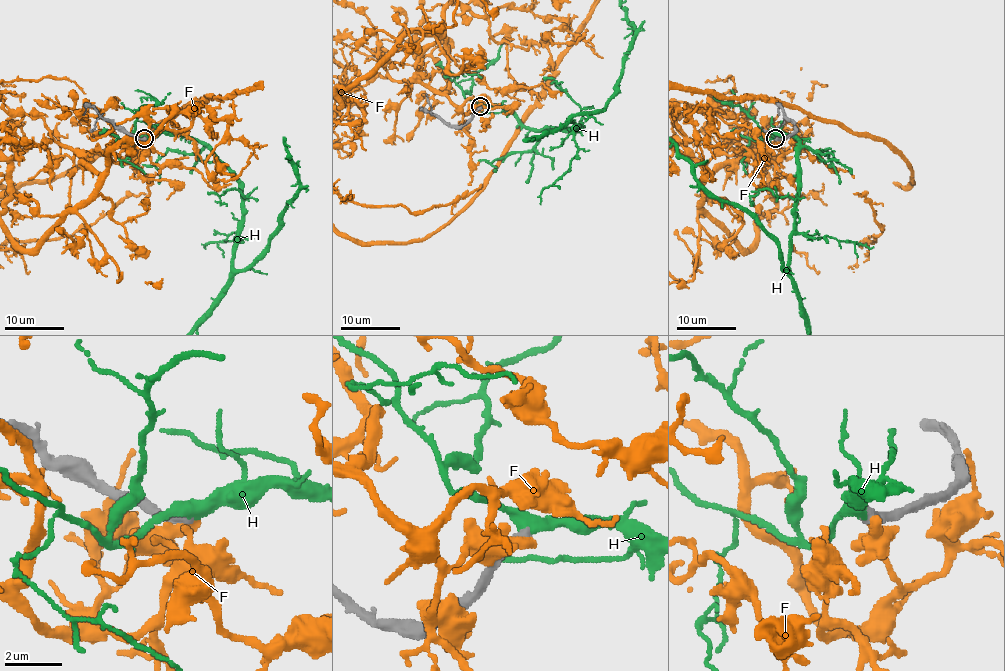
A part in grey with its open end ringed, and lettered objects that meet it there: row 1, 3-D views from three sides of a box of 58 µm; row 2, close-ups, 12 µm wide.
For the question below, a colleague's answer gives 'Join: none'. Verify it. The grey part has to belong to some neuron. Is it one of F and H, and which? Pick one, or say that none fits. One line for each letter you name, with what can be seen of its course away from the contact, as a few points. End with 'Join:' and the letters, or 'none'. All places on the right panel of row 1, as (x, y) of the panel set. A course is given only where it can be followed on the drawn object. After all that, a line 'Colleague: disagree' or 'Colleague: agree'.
Join: H
Colleague: disagree

